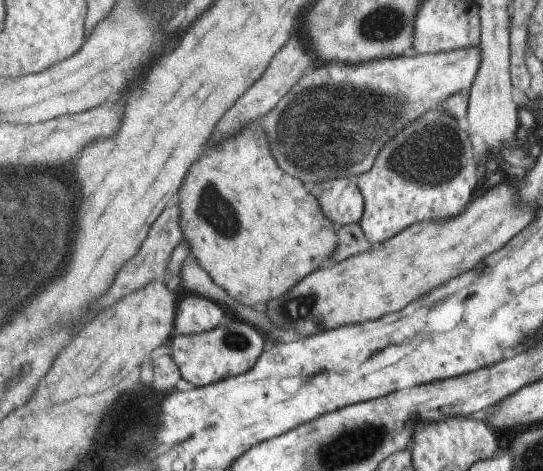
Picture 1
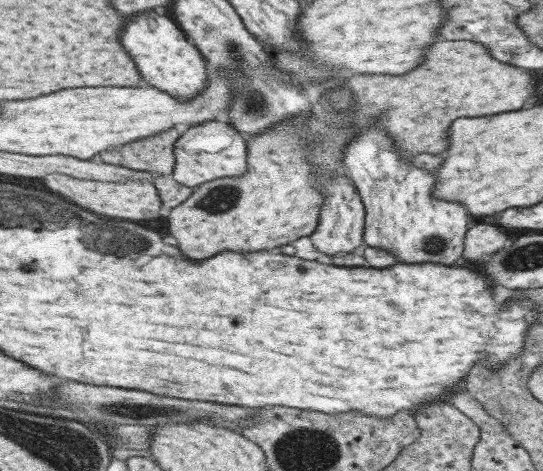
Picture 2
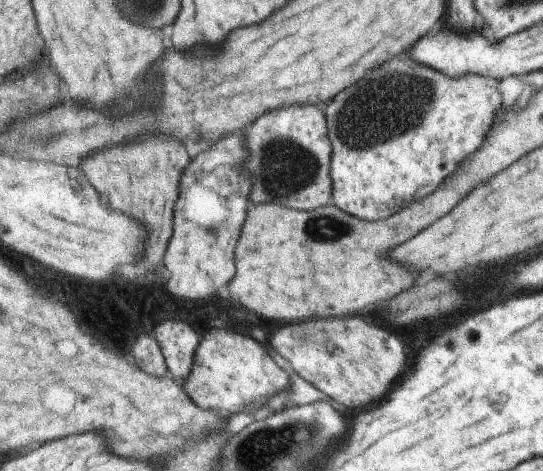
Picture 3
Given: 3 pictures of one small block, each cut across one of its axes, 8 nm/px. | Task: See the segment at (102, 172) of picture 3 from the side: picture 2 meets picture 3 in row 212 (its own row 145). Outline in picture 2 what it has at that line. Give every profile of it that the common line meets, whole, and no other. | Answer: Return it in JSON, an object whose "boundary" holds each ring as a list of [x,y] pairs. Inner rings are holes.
{"boundary":[[[175,128],[161,132],[163,136],[151,136],[137,142],[131,142],[127,146],[103,152],[103,162],[113,166],[125,166],[133,170],[147,170],[161,176],[169,176],[177,168],[177,142],[183,134],[179,134]]]}

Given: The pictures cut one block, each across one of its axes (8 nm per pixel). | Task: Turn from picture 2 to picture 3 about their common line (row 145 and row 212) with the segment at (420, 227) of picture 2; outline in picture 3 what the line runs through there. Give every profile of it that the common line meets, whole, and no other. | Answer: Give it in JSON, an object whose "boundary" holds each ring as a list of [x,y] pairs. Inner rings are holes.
{"boundary":[[[409,56],[379,64],[361,84],[353,84],[327,102],[329,136],[333,140],[333,204],[367,222],[381,222],[405,210],[409,204],[421,202],[437,192],[437,188],[441,188],[445,180],[485,144],[501,106],[503,96],[495,78],[477,74],[451,78]]]}

